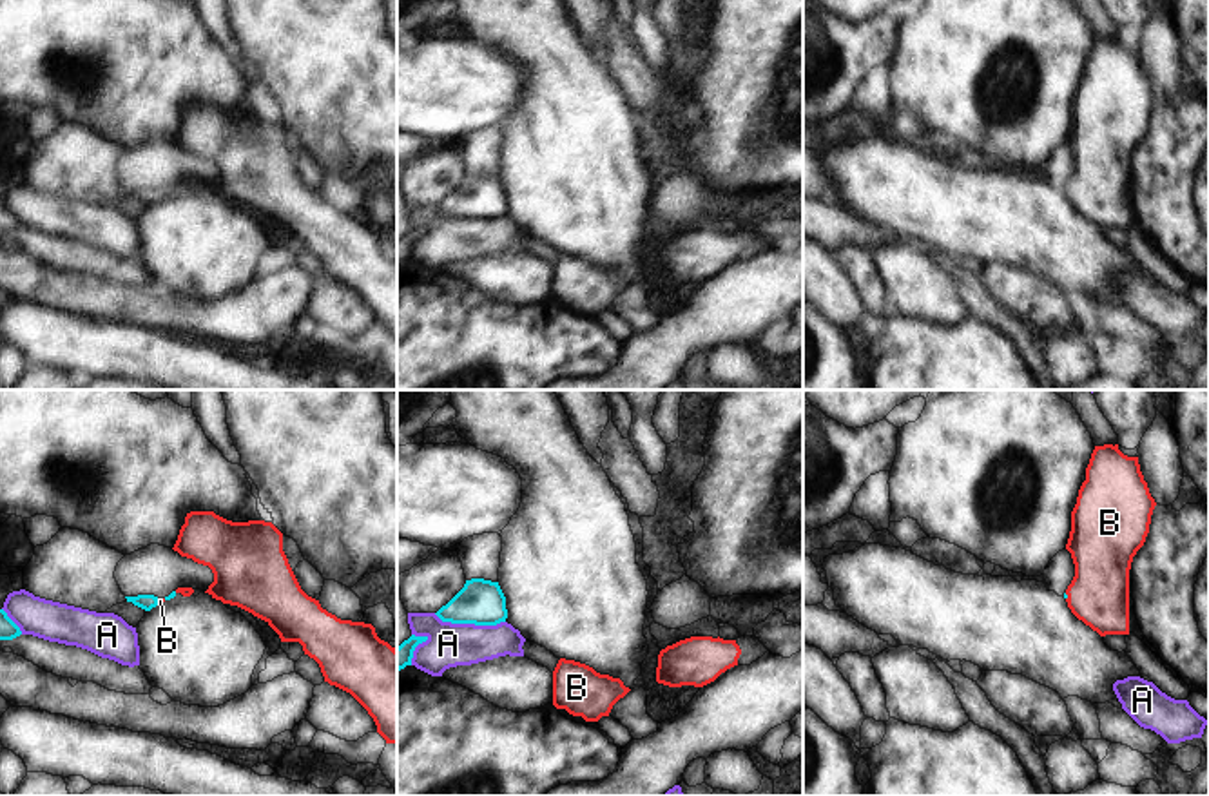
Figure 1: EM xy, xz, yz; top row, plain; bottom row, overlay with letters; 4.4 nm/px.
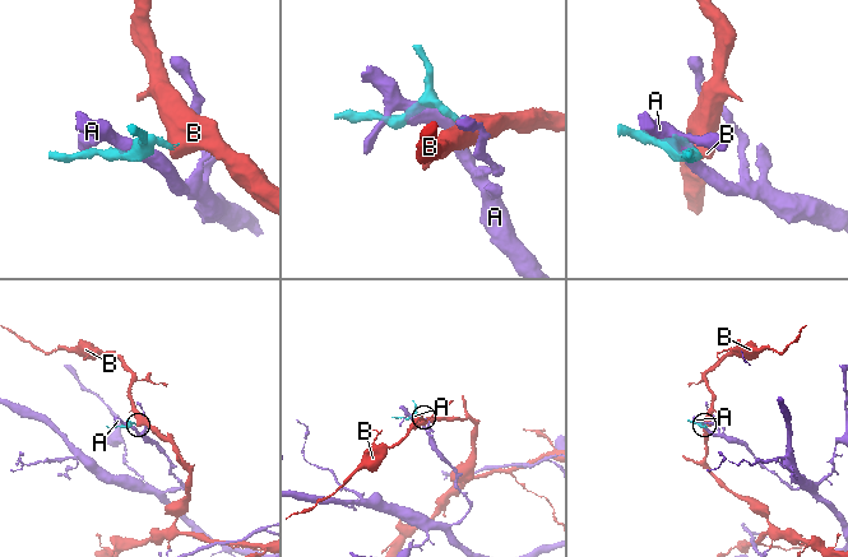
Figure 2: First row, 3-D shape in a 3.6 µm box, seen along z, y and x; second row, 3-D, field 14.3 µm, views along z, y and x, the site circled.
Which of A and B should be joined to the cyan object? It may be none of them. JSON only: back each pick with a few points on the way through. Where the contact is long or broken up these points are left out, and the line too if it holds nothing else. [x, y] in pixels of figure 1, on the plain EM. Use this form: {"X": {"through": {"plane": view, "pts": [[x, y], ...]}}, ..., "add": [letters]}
{"B": {"through": {"plane": "yz", "pts": [[1064, 187], [1066, 191], [1099, 187]]}}, "add": ["B"]}

